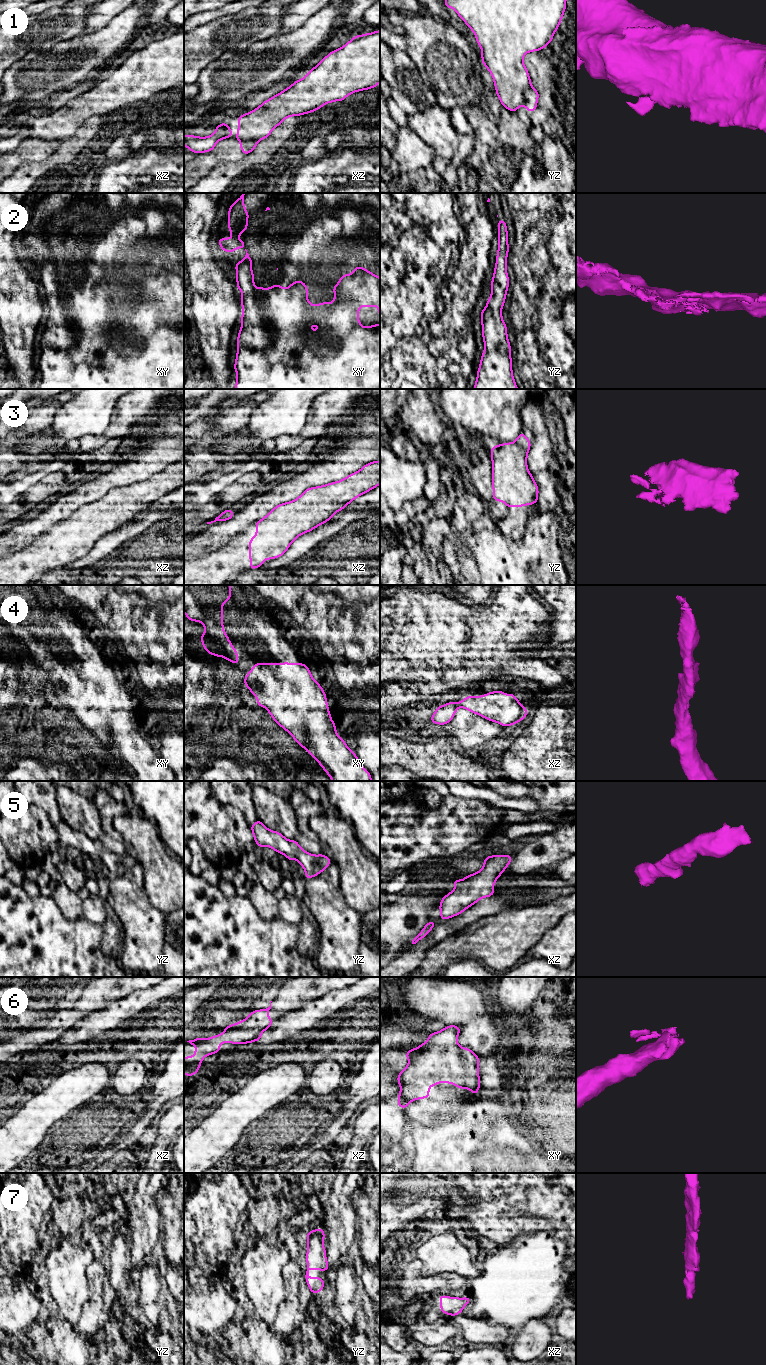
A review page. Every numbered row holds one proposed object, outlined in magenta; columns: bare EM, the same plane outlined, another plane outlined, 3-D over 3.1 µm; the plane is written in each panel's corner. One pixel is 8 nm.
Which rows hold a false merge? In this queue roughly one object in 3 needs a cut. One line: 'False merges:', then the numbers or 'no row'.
False merges: 1

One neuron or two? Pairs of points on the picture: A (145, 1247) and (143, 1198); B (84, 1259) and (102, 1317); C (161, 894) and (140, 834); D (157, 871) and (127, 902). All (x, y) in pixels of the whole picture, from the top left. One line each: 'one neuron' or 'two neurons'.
A: one neuron
B: two neurons
C: one neuron
D: two neurons

